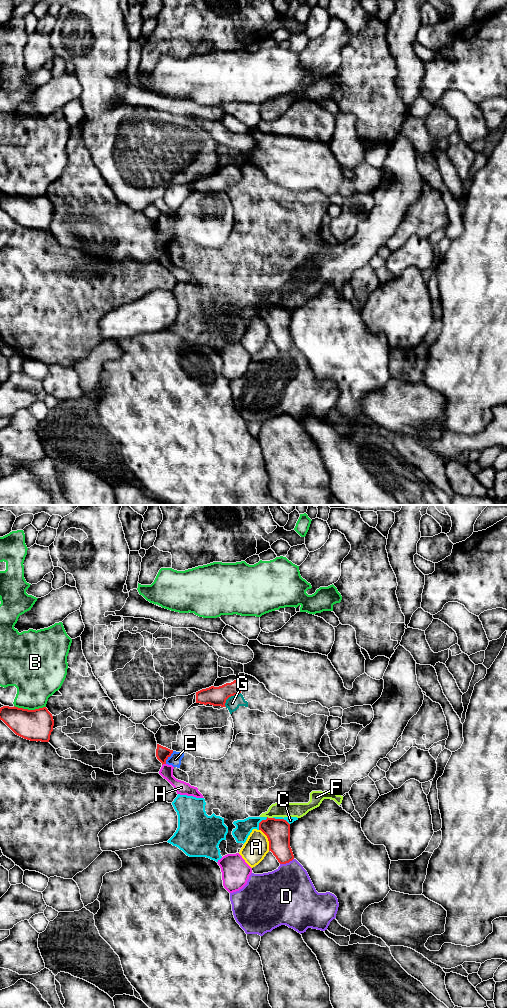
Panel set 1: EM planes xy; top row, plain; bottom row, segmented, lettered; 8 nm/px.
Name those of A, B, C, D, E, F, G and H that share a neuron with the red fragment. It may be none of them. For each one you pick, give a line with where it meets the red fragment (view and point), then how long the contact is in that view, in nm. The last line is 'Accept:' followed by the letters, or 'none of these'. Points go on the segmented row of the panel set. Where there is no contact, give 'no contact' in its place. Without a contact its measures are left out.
Accept: none of these

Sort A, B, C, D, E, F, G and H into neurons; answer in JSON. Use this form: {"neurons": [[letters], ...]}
{"neurons": [["A"], ["B"], ["C", "E", "F", "G"], ["D"], ["H"]]}

